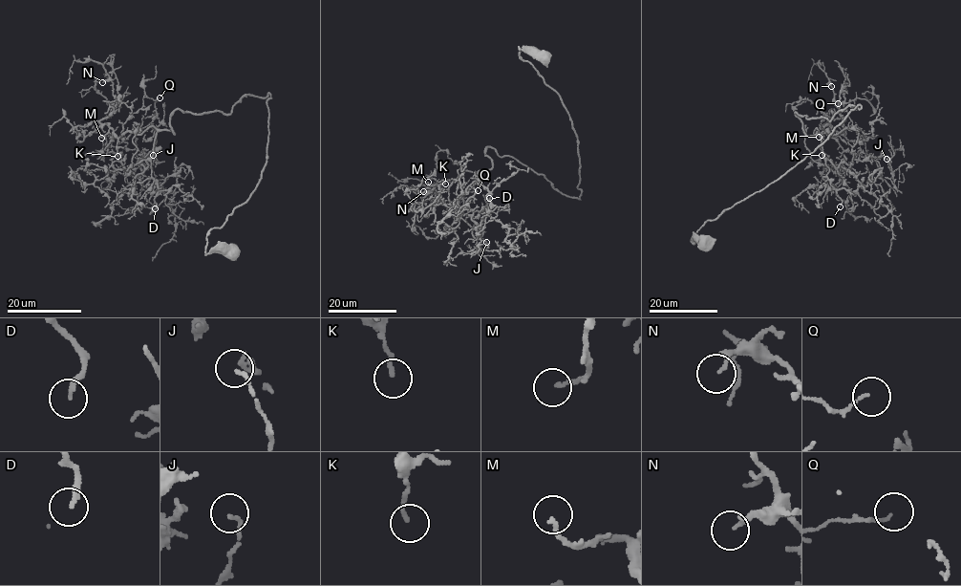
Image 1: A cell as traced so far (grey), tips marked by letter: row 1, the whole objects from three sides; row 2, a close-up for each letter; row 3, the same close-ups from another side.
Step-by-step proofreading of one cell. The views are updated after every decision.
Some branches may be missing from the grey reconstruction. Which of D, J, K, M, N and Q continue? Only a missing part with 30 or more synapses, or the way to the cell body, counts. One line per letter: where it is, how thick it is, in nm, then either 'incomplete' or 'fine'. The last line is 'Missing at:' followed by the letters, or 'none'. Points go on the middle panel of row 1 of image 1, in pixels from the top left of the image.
D: (489, 198) | 200 nm | incomplete
J: (486, 242) | 120 nm | fine
K: (445, 184) | 150 nm | fine
M: (428, 182) | 140 nm | incomplete
N: (423, 191) | 140 nm | fine
Q: (478, 190) | 90 nm | fine
Missing at: D, M

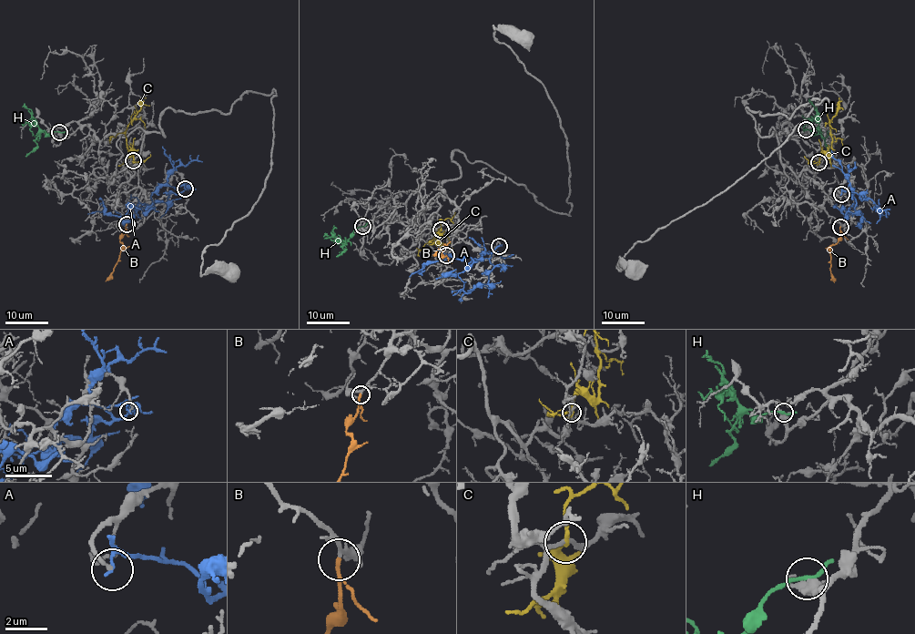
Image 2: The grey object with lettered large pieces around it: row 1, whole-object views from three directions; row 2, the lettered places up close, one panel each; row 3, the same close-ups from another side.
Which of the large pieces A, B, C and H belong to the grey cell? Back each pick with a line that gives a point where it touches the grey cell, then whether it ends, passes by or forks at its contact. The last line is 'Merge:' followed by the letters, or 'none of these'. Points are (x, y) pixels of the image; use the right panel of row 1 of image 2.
B: (840, 227) | it passes by
Merge: B

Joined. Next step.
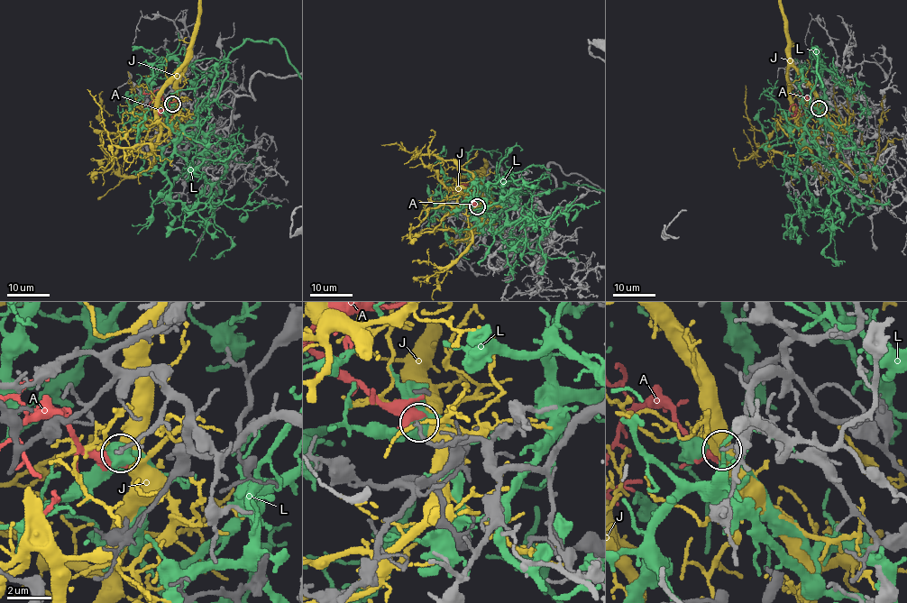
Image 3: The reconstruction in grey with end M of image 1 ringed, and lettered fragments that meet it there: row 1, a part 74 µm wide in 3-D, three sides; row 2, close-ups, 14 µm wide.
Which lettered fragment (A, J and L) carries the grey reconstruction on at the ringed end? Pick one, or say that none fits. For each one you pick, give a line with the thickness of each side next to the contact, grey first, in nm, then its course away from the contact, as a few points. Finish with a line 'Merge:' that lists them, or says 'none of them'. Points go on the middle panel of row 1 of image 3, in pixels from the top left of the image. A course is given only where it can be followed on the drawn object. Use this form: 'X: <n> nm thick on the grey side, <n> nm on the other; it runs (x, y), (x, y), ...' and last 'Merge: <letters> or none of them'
A: 160 nm thick on the grey side, 400 nm on the other
Merge: A

